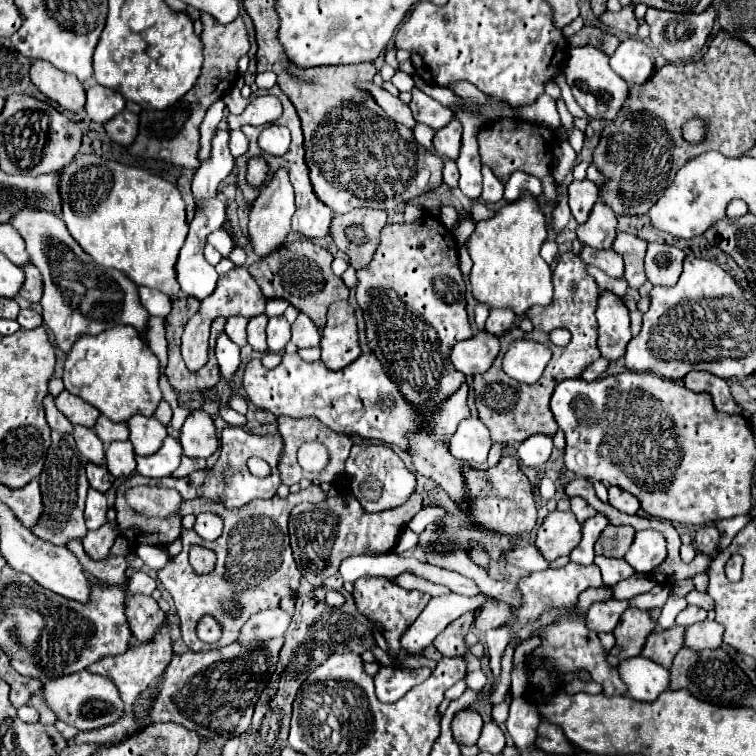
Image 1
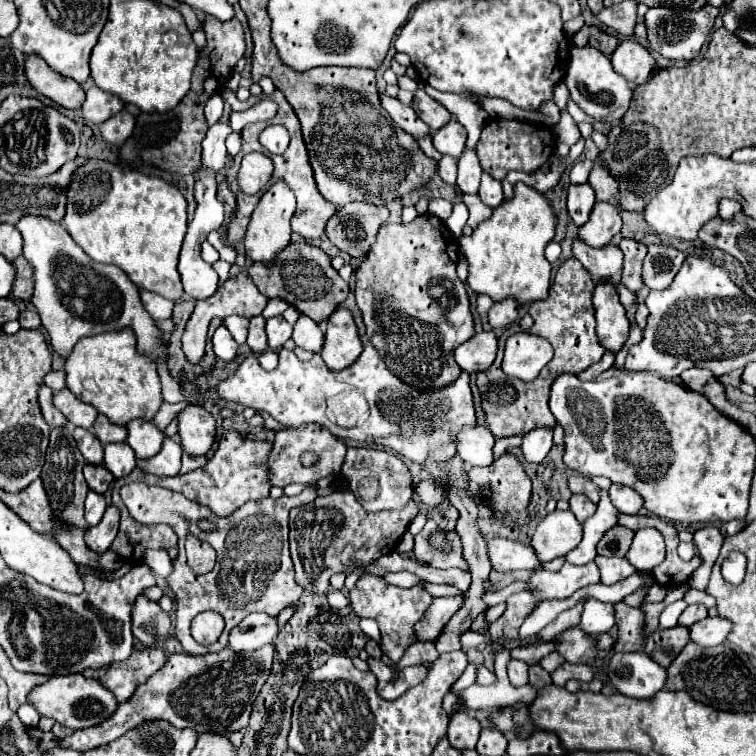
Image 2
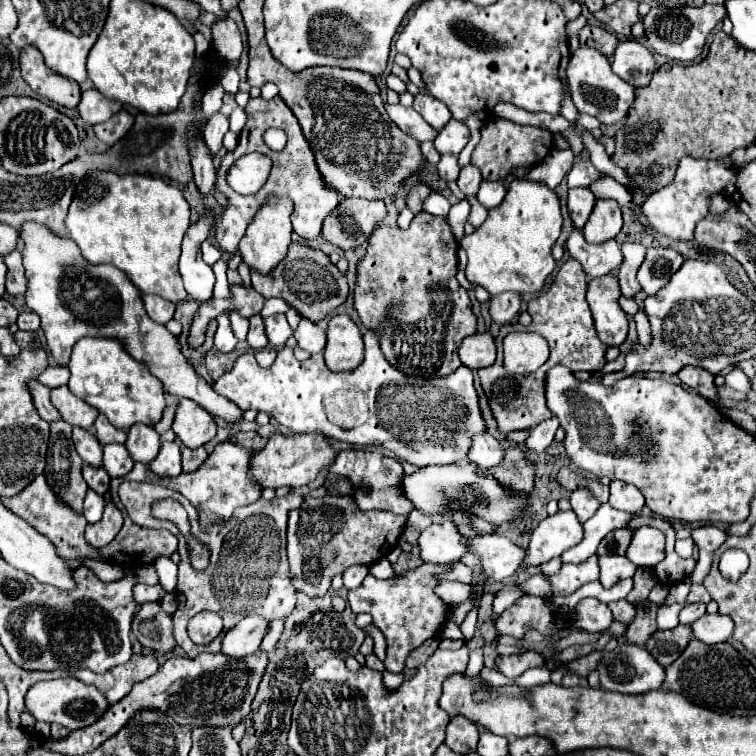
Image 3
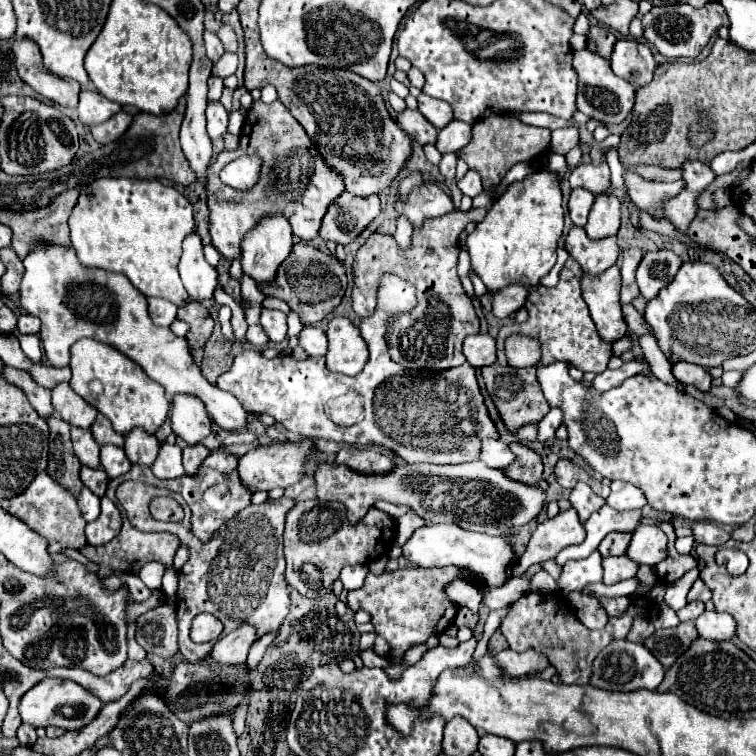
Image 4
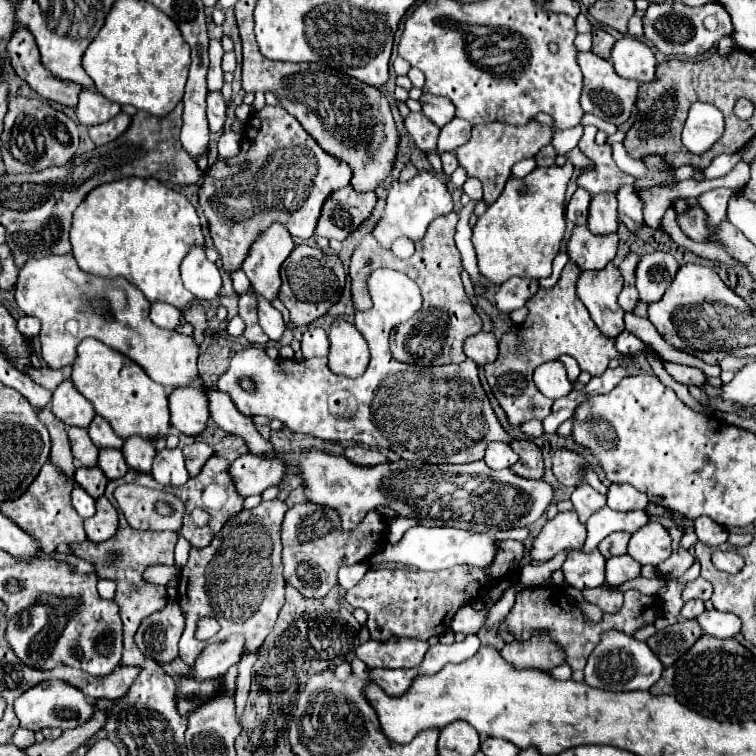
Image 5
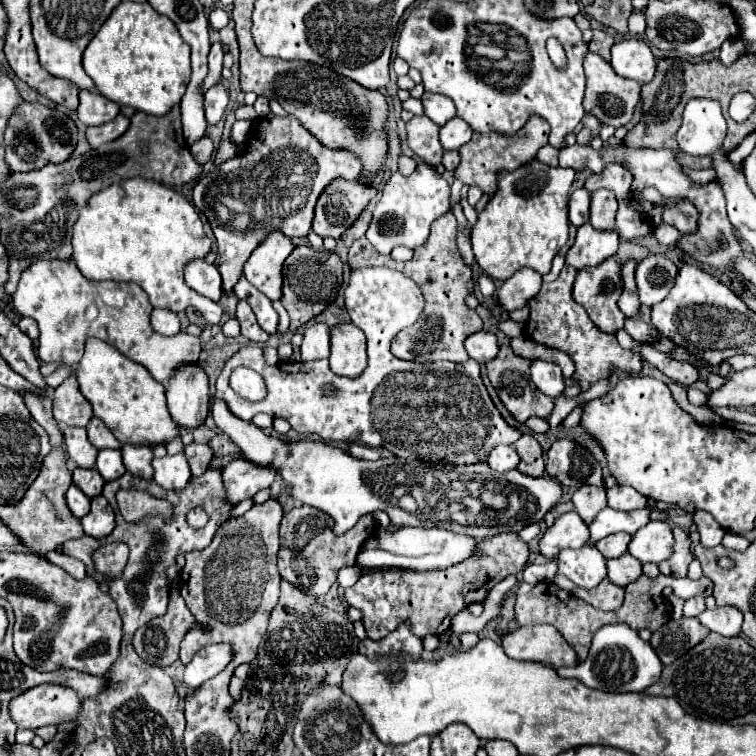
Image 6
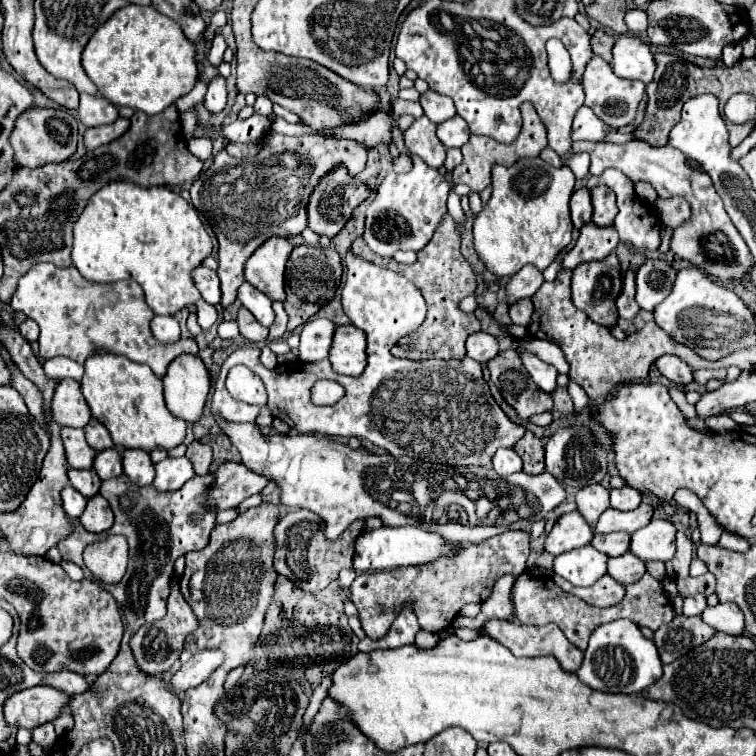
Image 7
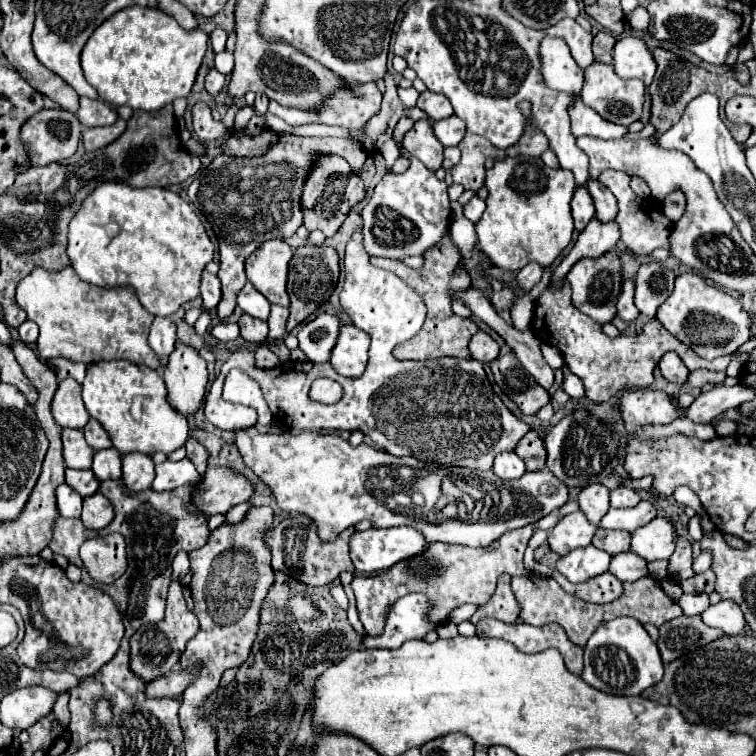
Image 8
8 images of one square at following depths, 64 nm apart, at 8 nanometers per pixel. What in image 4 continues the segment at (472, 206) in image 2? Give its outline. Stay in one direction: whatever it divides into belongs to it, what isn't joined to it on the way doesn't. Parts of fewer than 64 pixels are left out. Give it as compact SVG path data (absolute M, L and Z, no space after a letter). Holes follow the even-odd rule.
M472 208L468 212L454 210L446 216L424 222L424 230L412 234L412 248L402 252L396 248L392 236L370 234L366 244L356 252L352 274L352 308L361 318L371 316L376 308L376 282L382 272L394 272L408 278L418 290L418 306L388 326L388 352L394 362L410 372L438 372L466 362L462 354L462 340L468 334L480 332L480 320L474 312L472 300L466 296L456 274L458 264L458 234L470 222L478 224L487 213L485 208Z

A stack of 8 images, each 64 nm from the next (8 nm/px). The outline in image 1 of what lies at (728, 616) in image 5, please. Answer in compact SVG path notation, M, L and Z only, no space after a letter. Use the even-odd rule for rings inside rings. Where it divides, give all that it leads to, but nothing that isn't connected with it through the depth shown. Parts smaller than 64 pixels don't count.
M704 620L686 628L686 646L694 650L720 648L724 636L724 626L714 620Z

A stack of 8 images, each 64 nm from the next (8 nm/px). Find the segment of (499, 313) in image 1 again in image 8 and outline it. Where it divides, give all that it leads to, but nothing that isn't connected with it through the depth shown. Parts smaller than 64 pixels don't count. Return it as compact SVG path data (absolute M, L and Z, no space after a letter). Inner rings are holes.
M532 262L532 264L524 266L524 268L518 272L518 284L520 284L524 290L532 290L532 288L540 282L542 274L544 274L544 268L542 268L540 264Z

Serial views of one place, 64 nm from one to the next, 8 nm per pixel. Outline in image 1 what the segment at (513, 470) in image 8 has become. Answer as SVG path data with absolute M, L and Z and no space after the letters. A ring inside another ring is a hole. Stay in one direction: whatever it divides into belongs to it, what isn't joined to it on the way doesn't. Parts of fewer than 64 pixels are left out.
M478 418L462 420L456 434L450 440L450 454L464 460L482 464L488 458L488 450L492 446L488 428Z

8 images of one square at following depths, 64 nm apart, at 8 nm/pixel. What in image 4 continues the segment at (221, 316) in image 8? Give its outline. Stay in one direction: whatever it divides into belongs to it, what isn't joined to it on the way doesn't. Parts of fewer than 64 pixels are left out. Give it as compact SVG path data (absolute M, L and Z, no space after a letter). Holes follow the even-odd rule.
M254 102L246 114L240 138L238 150L220 152L216 162L206 170L206 204L210 210L210 236L214 248L230 262L240 258L244 236L258 226L260 218L272 214L282 214L292 224L292 234L300 240L314 240L328 204L344 192L344 176L324 162L318 148L282 102ZM244 154L254 154L262 160L260 180L252 190L234 190L220 182L218 172Z

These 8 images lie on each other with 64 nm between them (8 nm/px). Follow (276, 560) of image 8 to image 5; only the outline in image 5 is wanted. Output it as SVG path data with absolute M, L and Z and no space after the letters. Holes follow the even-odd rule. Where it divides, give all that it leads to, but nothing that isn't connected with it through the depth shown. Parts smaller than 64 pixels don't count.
M302 502L292 506L282 522L282 564L284 564L284 580L292 584L300 594L308 598L324 598L332 586L336 586L336 572L344 564L356 564L368 558L374 544L382 544L386 540L388 524L380 512L372 510L366 518L350 532L340 530L340 520L334 510L324 506L314 506L312 502ZM322 528L314 534L306 534L308 530ZM306 548L306 550L304 550Z

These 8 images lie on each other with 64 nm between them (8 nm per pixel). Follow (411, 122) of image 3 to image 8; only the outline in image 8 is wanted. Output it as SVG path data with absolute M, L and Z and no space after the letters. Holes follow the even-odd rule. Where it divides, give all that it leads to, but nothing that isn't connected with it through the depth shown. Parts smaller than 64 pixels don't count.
M420 120L412 126L410 132L406 132L402 146L418 158L428 170L438 170L442 166L442 150L444 146L436 140L432 132L432 124L428 120Z

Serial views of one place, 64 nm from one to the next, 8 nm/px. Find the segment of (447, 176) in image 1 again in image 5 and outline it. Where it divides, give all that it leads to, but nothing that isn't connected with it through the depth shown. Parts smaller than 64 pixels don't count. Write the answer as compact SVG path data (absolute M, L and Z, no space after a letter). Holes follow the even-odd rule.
M442 152L442 154L440 154L440 158L442 158L444 174L452 174L452 172L458 168L458 158L456 158L456 152Z

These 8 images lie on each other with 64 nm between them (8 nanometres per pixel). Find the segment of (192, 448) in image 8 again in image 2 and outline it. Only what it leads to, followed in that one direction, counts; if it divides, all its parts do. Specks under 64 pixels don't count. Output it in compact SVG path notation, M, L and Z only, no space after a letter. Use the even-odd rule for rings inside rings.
M182 454L182 470L180 470L180 474L186 474L186 472L202 468L202 466L206 466L206 456L188 456L188 454Z

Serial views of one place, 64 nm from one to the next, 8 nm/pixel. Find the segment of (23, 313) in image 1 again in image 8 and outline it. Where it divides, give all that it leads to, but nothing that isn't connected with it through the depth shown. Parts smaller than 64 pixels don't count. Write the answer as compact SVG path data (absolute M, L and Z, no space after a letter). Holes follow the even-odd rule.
M26 320L26 322L18 328L18 332L20 332L20 340L24 340L26 344L34 344L36 338L38 338L38 326L36 326L34 322L30 322L30 320Z

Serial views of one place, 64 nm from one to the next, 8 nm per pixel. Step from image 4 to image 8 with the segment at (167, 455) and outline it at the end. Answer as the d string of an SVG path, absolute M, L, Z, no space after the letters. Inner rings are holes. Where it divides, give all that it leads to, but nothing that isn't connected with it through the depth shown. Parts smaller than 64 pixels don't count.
M182 458L178 462L166 460L156 466L156 478L154 478L152 488L158 492L174 490L174 488L186 486L186 484L196 484L196 482L200 482L200 478L202 476L196 472L194 464L188 458Z

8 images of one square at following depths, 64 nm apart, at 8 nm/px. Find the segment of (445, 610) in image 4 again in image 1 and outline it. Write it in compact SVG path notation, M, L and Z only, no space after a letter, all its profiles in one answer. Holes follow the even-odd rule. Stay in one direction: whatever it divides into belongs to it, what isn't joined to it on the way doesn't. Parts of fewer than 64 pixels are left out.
M358 578L354 582L354 590L352 590L356 608L360 614L364 614L368 620L376 620L384 626L384 638L388 644L388 654L392 658L396 658L402 652L400 646L400 638L404 636L404 630L408 630L408 626L416 620L416 614L420 614L420 610L424 610L424 606L428 604L430 596L422 594L418 590L404 590L400 586L396 586L394 582L386 580L386 578Z

